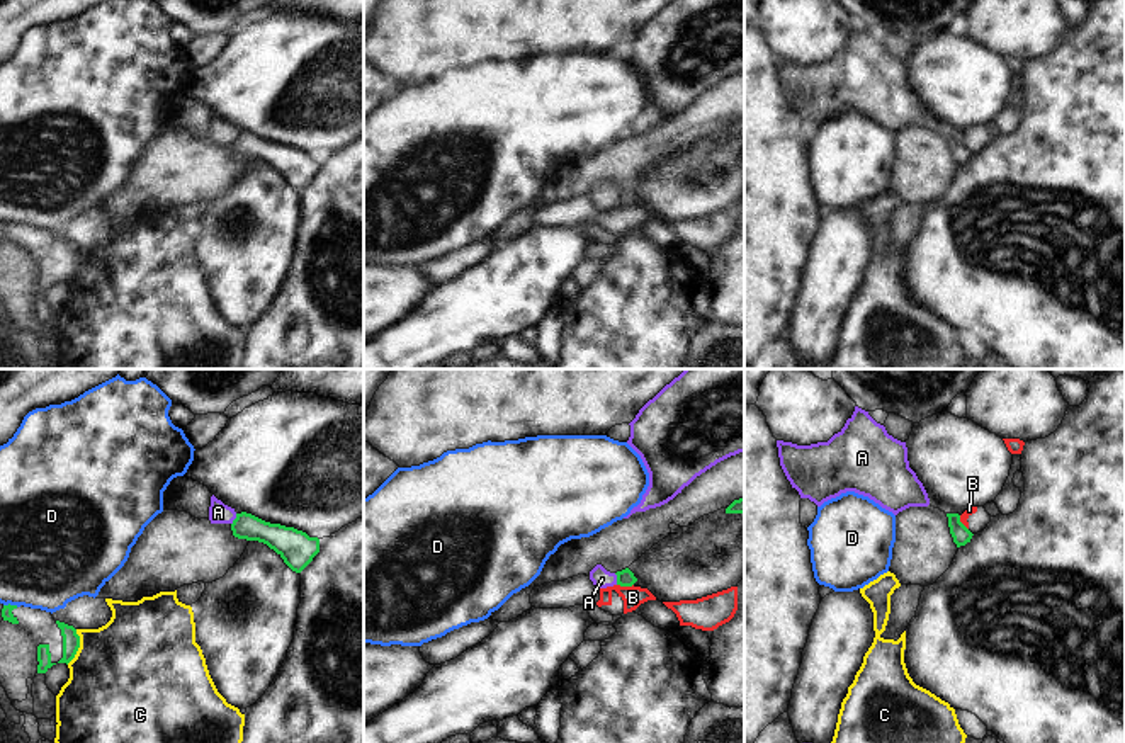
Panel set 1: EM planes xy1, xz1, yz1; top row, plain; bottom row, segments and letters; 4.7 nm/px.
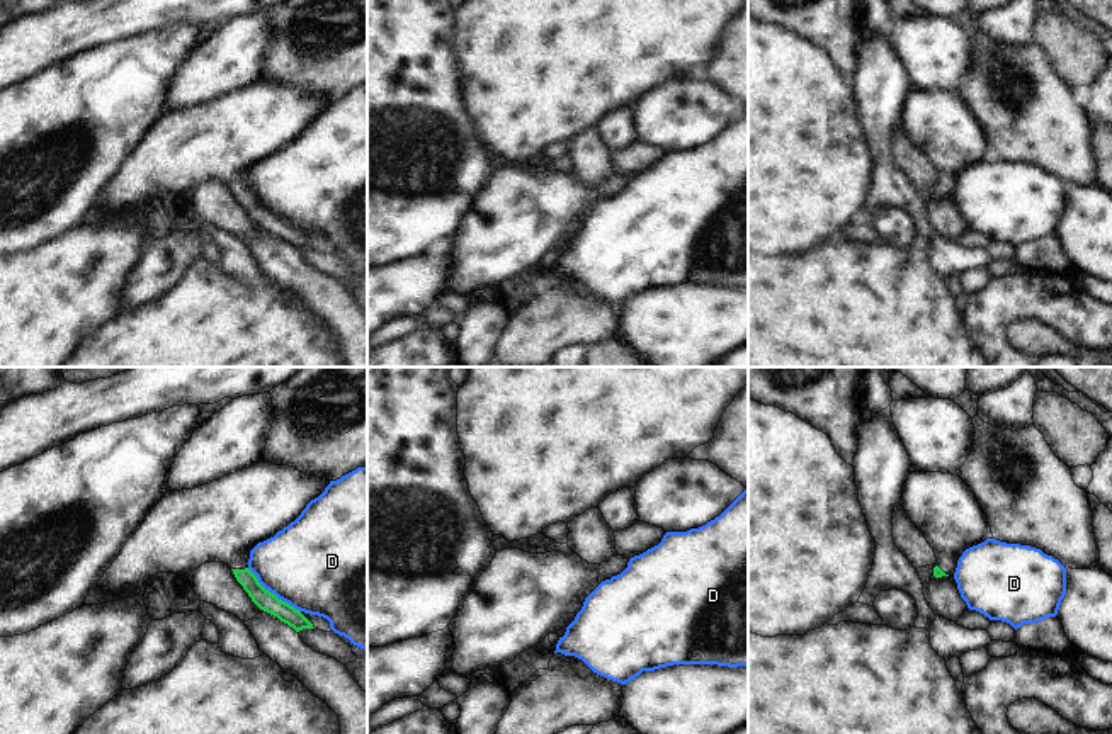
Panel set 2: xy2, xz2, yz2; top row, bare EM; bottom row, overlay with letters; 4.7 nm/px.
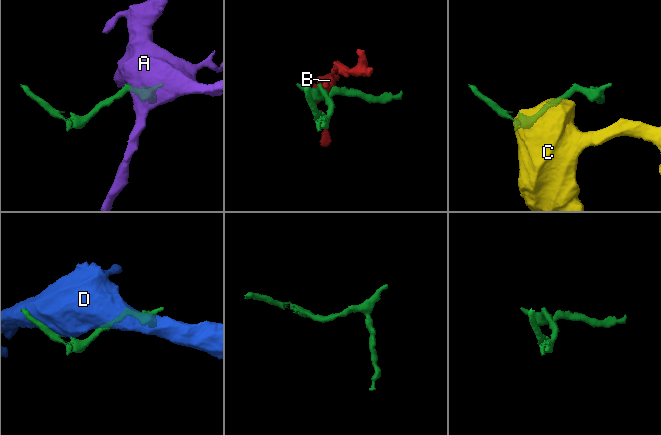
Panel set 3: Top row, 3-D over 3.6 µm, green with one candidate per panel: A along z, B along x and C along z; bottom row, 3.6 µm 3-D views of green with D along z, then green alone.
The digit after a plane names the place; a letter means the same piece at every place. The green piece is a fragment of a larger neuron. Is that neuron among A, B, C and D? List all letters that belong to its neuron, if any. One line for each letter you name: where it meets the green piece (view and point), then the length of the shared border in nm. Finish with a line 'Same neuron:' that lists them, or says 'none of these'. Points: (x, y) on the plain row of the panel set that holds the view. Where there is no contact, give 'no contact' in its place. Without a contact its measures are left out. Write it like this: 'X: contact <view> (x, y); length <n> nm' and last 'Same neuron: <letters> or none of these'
Same neuron: none of these

